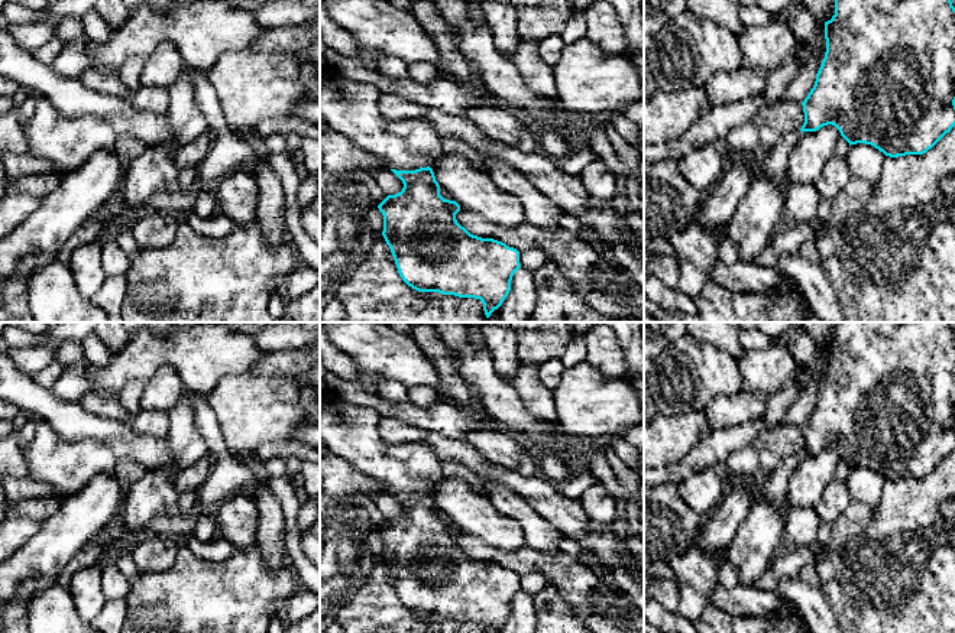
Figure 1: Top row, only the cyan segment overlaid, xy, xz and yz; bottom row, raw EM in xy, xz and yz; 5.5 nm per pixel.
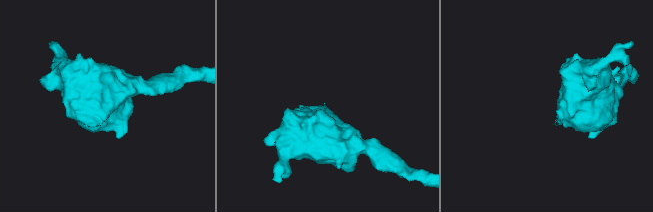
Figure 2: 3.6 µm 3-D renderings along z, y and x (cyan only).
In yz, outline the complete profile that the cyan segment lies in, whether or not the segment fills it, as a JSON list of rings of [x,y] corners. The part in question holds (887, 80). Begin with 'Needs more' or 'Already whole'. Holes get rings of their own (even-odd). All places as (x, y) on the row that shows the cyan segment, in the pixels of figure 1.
Already whole. [[[835,0],[835,14],[825,22],[826,52],[816,74],[816,81],[805,101],[803,132],[816,132],[823,126],[835,126],[851,145],[871,145],[886,156],[923,155],[932,149],[955,126],[955,7],[951,0]]]

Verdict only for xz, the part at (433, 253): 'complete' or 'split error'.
split error

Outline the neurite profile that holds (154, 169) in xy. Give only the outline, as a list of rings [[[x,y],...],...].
[[[166,145],[148,147],[133,159],[123,179],[127,204],[137,212],[155,191],[178,182],[174,152]]]

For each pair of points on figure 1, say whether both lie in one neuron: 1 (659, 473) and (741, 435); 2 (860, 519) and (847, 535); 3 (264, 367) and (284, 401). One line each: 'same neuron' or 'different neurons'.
1: same neuron
2: same neuron
3: different neurons

